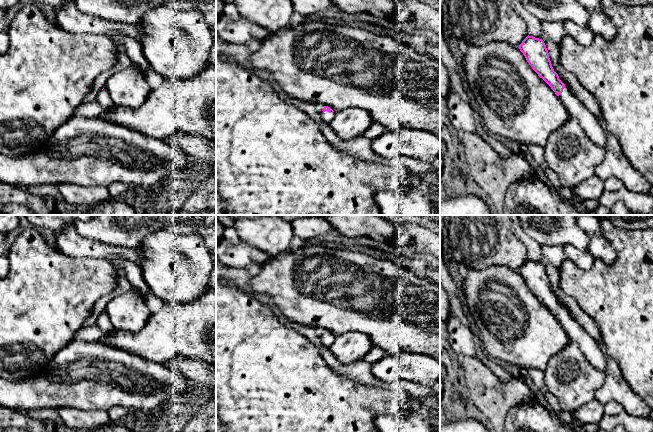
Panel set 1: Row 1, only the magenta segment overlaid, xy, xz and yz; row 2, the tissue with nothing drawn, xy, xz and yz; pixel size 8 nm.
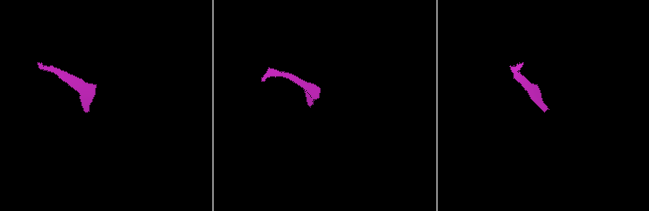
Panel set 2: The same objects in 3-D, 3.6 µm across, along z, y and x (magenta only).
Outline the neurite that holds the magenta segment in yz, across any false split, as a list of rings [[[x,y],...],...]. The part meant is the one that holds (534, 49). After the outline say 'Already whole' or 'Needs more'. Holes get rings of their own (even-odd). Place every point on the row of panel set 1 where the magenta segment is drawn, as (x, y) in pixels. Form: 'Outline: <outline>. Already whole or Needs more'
Outline: [[[528,35],[518,48],[532,69],[560,98],[570,117],[579,121],[579,124],[595,145],[605,149],[606,132],[603,125],[559,79],[558,74],[552,67],[544,41]]]. Needs more

